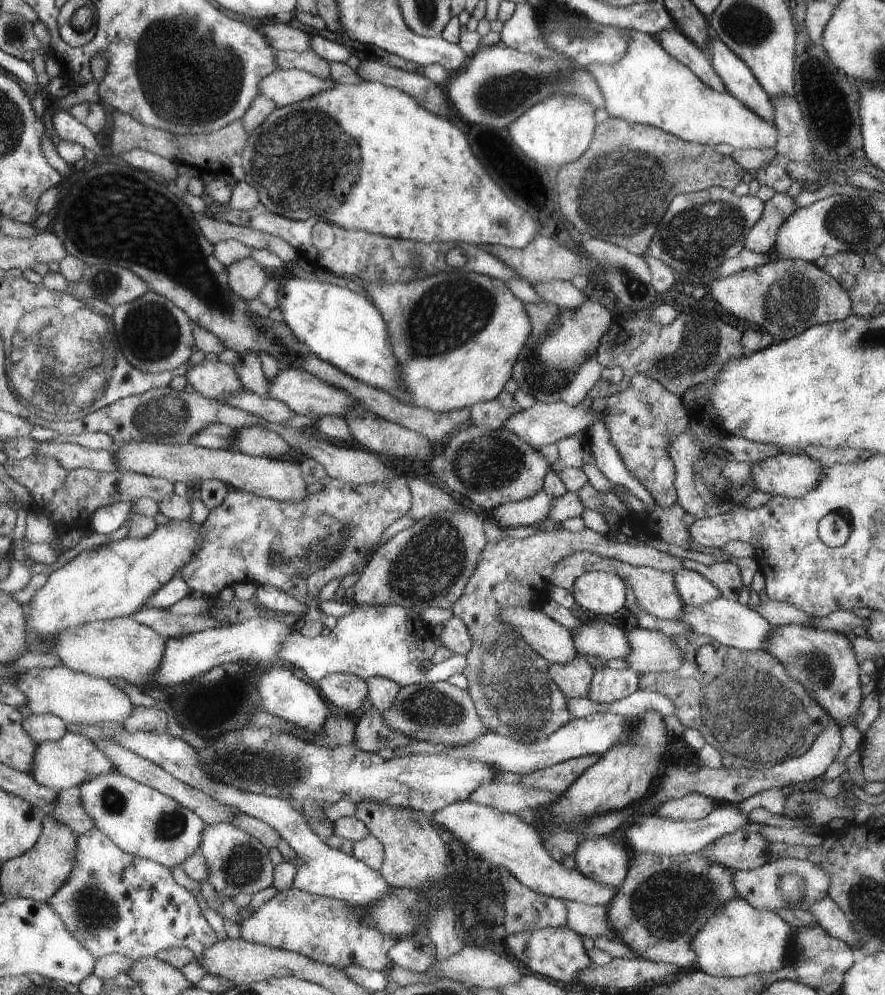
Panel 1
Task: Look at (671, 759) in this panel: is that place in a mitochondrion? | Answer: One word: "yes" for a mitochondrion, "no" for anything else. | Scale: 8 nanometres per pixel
no

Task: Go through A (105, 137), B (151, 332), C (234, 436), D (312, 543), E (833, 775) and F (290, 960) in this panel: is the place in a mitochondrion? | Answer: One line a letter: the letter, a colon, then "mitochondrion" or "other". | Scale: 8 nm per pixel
A: other
B: mitochondrion
C: other
D: mitochondrion
E: other
F: other

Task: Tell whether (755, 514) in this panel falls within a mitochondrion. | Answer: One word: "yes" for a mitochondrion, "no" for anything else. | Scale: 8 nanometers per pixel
no

